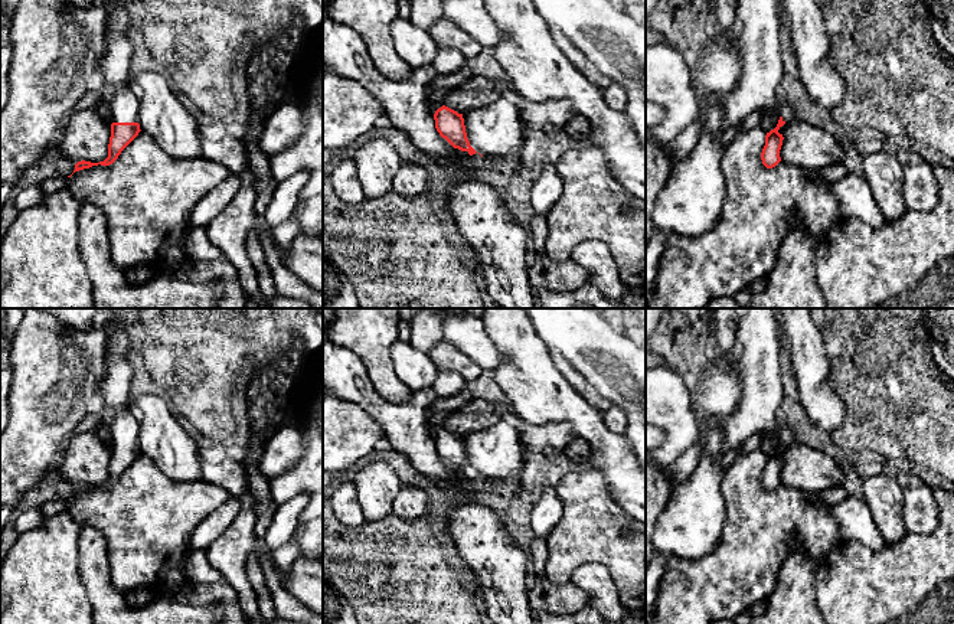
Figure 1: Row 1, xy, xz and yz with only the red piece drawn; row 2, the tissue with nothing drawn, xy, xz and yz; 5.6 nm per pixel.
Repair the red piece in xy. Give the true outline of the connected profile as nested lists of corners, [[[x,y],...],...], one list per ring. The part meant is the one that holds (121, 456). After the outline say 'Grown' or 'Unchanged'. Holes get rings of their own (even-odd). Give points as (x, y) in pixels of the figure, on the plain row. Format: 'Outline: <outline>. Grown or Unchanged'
Outline: [[[112,308],[114,318],[107,326],[107,340],[104,353],[104,378],[99,389],[104,406],[108,412],[107,422],[112,435],[111,460],[108,467],[108,480],[99,486],[78,484],[75,494],[92,489],[112,487],[121,474],[138,458],[138,431],[140,425],[131,412],[128,402],[130,383],[133,378],[133,365],[128,362],[128,334],[125,324],[117,316],[120,308]]]. Grown

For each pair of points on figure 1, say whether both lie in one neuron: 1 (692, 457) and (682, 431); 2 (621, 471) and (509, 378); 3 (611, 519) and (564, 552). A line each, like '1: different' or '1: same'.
1: different
2: same
3: same

